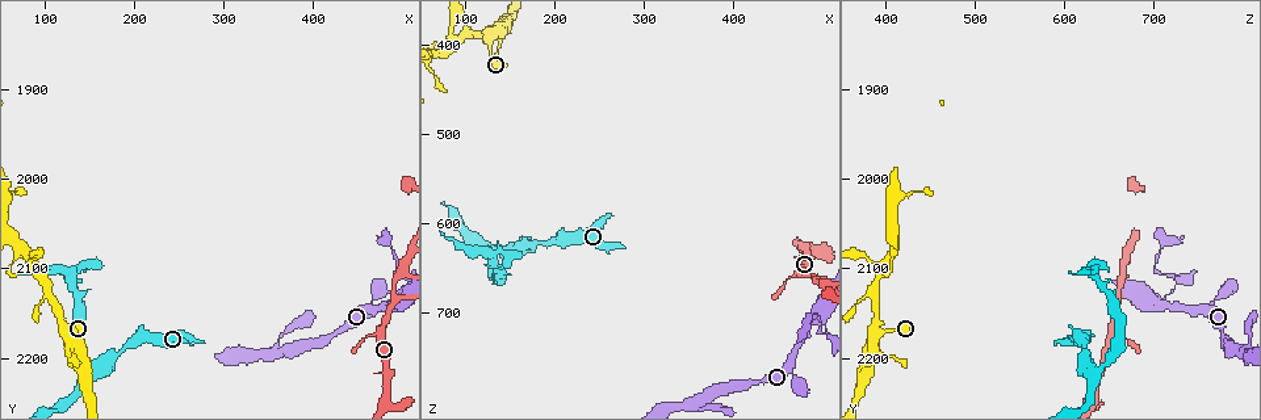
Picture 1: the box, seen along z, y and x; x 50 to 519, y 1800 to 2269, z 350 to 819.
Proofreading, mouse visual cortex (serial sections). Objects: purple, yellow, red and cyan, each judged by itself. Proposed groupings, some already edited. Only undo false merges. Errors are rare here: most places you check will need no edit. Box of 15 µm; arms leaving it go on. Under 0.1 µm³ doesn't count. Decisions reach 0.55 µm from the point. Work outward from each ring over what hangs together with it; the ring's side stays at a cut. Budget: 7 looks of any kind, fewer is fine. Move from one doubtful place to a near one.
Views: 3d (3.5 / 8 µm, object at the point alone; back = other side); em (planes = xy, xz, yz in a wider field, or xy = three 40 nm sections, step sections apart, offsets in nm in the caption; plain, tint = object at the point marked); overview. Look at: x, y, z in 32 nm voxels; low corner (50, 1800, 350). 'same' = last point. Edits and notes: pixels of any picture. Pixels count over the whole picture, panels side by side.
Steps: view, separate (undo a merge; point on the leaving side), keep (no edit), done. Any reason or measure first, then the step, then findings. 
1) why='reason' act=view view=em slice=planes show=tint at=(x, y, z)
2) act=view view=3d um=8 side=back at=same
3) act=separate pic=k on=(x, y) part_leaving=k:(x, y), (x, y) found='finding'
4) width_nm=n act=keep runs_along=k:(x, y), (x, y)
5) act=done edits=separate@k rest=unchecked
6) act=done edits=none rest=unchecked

why='a fork' act=view view=3d um=8 at=(490, 2135, 660)

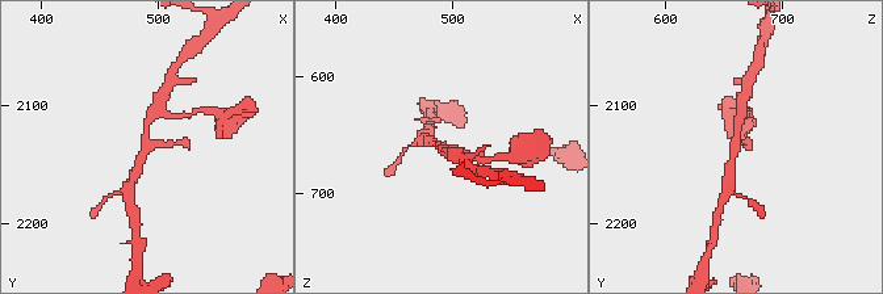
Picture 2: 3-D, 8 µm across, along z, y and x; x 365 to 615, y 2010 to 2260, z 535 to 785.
why='zoom in' act=view view=3d um=3.5 at=(488, 2138, 660)

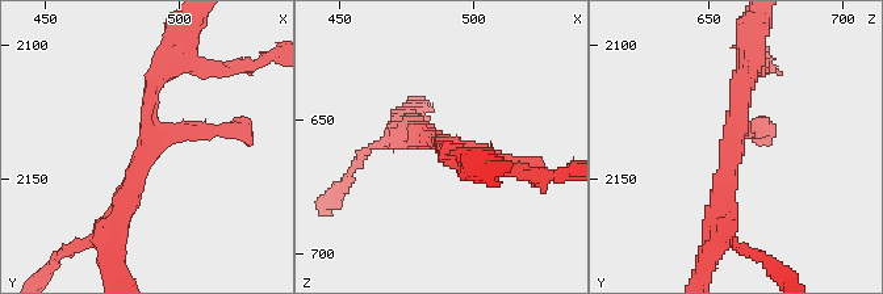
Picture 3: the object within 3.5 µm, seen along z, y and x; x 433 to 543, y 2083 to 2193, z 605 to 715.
arms=3 arm_widths_nm=150,200,300 why='need the tissue' act=view view=em slice=planes show=tint at=(490, 2136, 660)

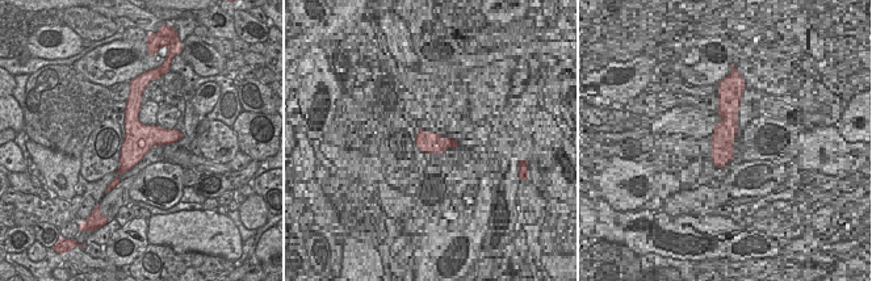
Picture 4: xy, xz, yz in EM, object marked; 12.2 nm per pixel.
width_nm=360 act=keep runs_along=3:(121, 219), (149, 147), (149, 95), (172, 63) found='continuous, no second cell'

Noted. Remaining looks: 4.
why='three arms meet' act=view view=3d um=3.5 at=(495, 2110, 720)

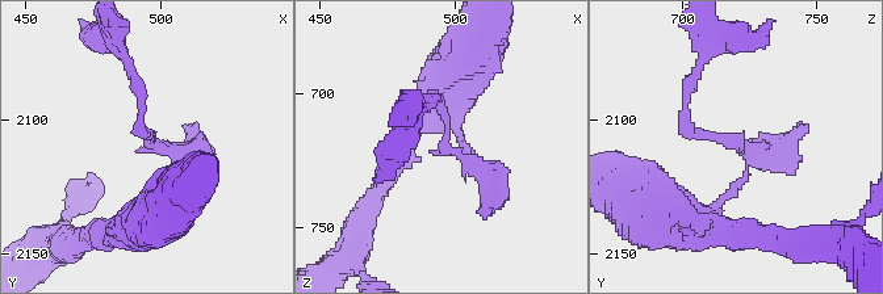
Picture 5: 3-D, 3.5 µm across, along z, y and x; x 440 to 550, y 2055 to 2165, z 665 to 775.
why='need the tissue' act=view view=em slice=planes show=tint at=(499, 2111, 722)

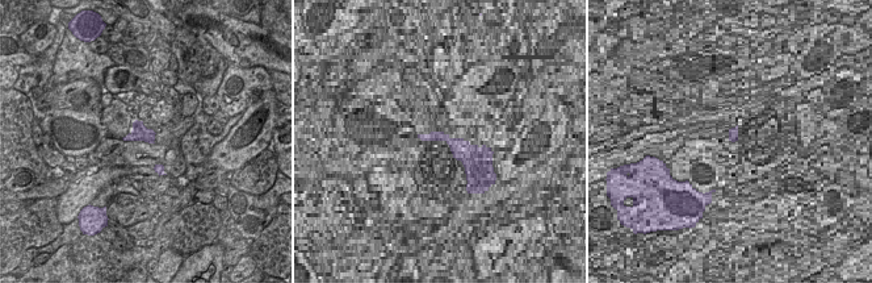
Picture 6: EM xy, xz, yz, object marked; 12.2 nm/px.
why='cut it another way' act=view view=em slice=xy step=1 show=tint at=same

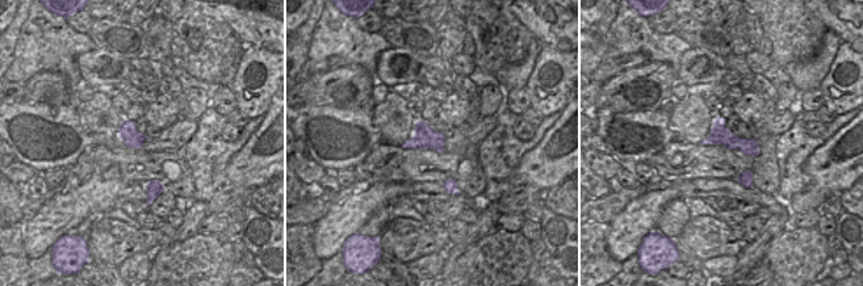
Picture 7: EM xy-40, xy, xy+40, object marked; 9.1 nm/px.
width_nm=200 act=separate pic=5 on=(142, 108) part_leaving=5:(150, 138), (113, 41) found='two cells meet here'

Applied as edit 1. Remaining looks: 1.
act=done edits=separate@5 rest=unchecked

